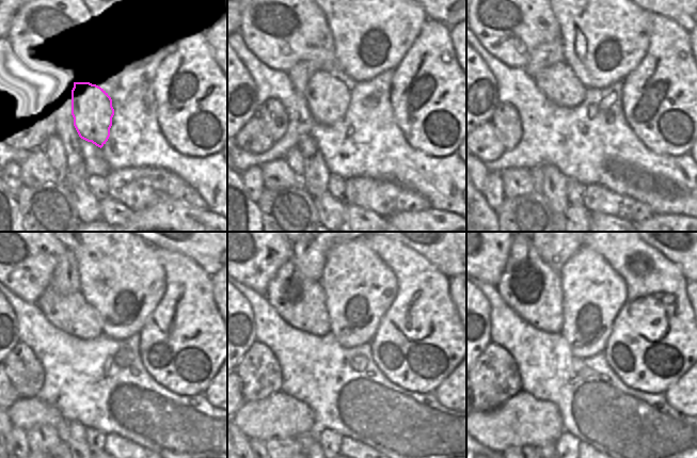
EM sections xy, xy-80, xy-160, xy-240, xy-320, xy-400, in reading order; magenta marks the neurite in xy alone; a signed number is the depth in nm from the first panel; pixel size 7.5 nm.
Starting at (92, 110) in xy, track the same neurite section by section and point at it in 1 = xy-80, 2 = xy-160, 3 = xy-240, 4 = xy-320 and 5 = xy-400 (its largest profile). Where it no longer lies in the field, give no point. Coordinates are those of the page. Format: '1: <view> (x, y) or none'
1: xy-80 (328, 97)
2: xy-160 (558, 82)
3: xy-240 (72, 314)
4: xy-320 (300, 301)
5: xy-400 (527, 284)

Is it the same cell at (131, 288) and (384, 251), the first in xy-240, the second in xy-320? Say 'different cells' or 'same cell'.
different cells

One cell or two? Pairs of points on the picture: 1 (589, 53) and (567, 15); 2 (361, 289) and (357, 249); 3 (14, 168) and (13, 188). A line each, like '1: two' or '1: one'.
1: one
2: one
3: one

